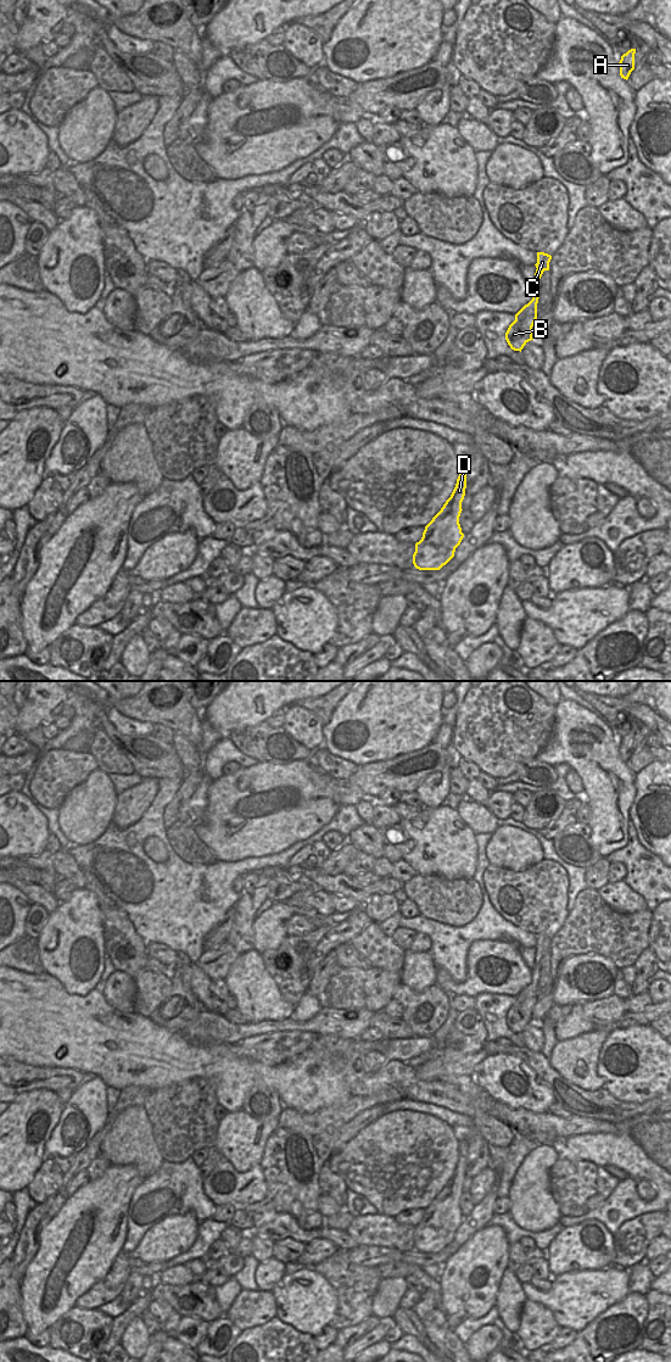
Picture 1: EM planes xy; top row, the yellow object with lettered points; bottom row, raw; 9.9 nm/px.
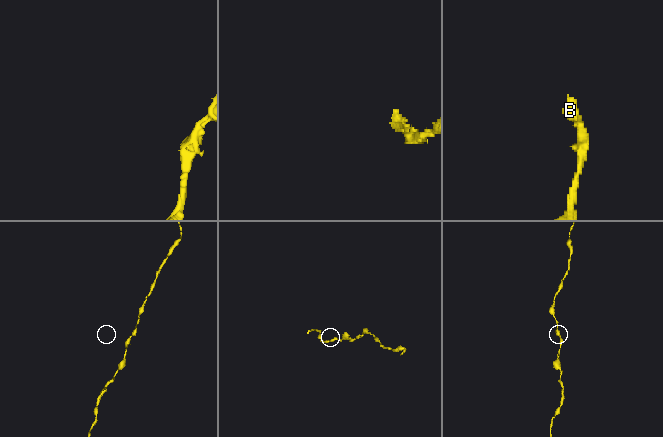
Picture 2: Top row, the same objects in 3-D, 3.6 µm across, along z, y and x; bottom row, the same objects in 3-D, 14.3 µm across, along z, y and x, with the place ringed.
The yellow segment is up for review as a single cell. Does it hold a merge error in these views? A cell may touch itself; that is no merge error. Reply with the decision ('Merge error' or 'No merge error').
No merge error

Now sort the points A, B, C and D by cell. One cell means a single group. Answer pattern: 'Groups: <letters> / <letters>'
Groups: A B C D

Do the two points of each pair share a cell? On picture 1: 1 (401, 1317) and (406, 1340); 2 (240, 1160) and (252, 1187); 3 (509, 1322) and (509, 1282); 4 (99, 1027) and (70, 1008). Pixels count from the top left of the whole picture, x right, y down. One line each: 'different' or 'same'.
1: different
2: different
3: same
4: same

